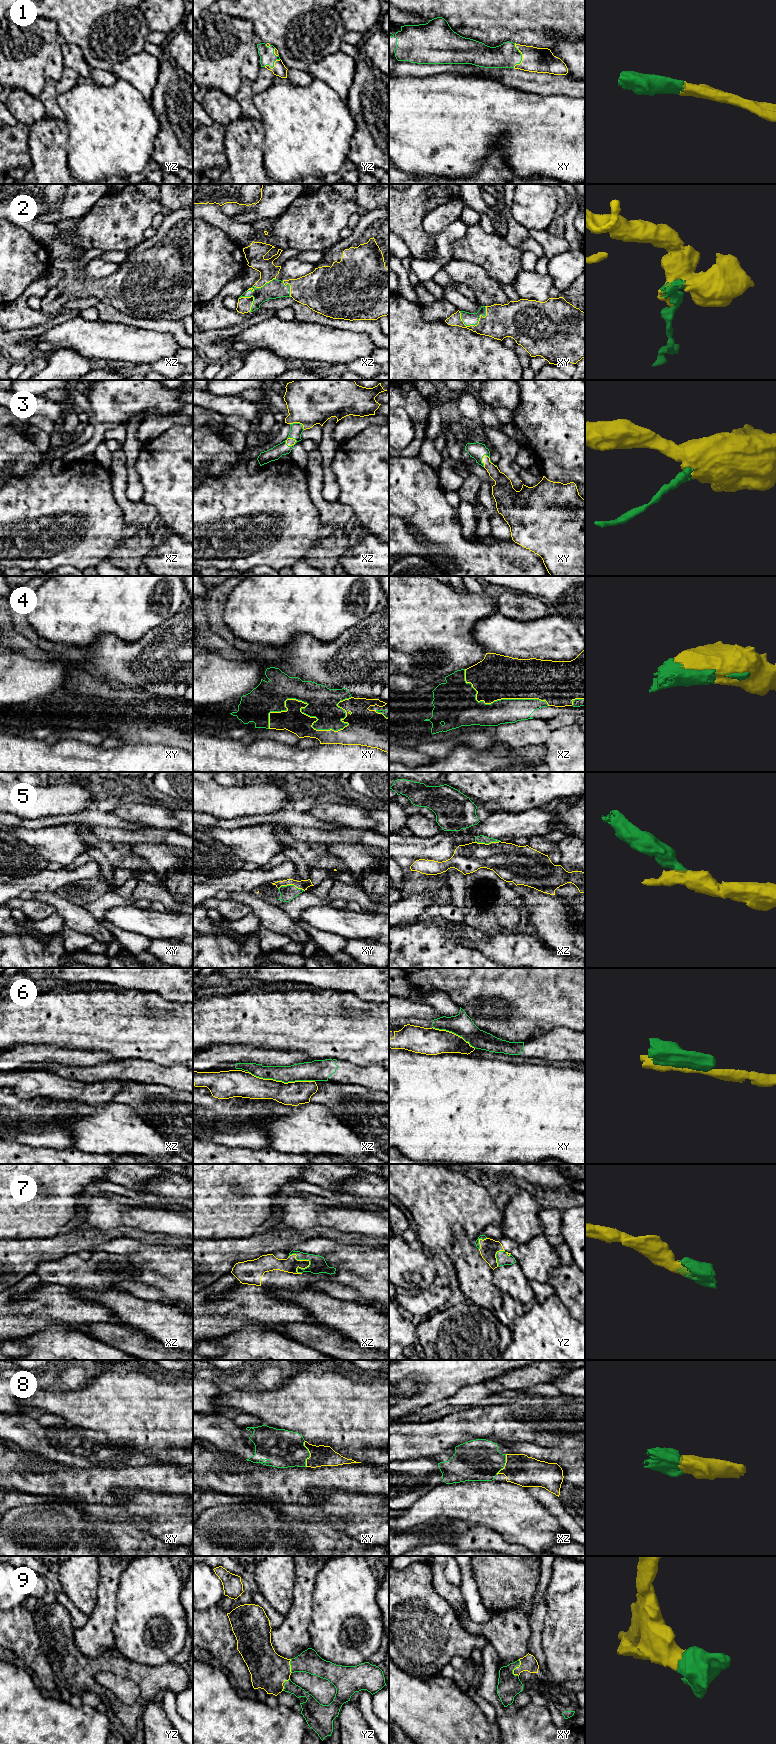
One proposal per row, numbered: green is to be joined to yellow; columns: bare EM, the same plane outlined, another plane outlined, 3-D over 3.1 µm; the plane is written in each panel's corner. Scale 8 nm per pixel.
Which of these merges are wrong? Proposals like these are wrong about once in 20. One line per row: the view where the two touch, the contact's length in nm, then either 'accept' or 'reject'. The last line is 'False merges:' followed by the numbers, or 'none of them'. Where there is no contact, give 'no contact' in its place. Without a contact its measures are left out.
1: contact in xy; length 200 nm; accept
2: contact in xy; length 240 nm; accept
3: contact in xz; length 100 nm; accept
4: contact in xy; length 700 nm; accept
5: contact in xy; length 220 nm; accept
6: contact in xz; length 550 nm; reject
7: contact in xz; length 200 nm; accept
8: contact in xy; length 200 nm; accept
9: contact in xy; length 140 nm; accept
False merges: 6

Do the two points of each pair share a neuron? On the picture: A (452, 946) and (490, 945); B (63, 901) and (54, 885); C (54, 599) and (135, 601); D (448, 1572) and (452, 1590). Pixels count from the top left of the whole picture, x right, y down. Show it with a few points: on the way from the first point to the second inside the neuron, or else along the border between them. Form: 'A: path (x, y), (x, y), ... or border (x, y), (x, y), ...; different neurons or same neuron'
A: border (461, 938), (464, 944), (477, 948), (488, 957); different neurons
B: border (60, 891), (34, 892); different neurons
C: path (74, 602), (115, 601); same neuron
D: path (446, 1576), (448, 1586); same neuron

